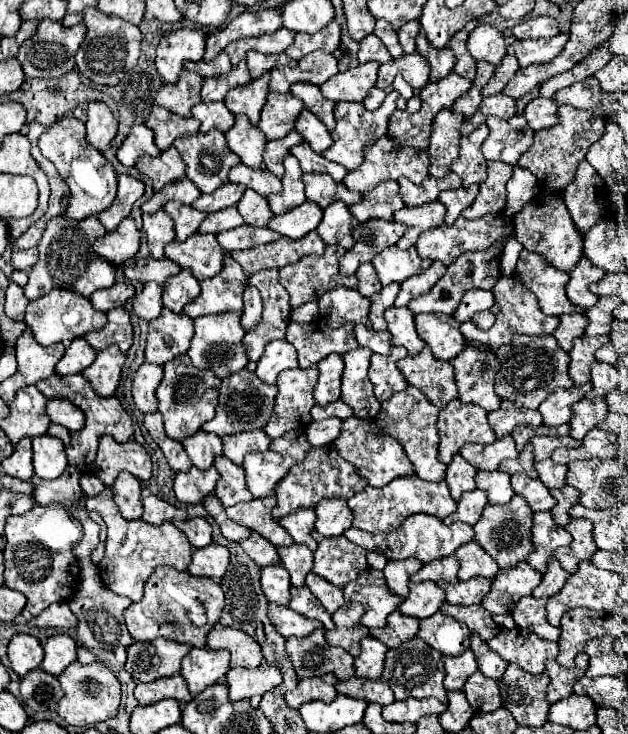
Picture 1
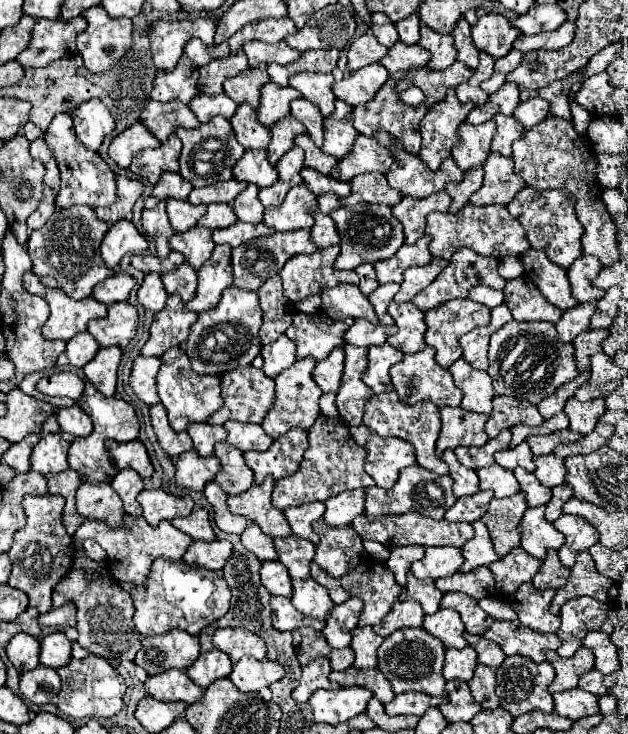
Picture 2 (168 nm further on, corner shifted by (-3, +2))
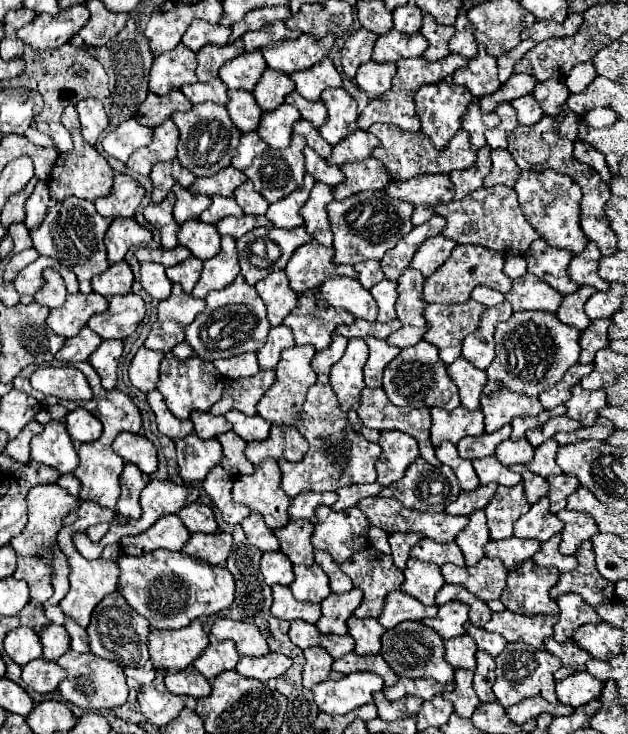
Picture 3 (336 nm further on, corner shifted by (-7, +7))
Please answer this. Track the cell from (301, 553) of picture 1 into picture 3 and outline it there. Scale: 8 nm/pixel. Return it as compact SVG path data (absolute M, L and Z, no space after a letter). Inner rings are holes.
M290 520L284 528L274 530L280 540L280 550L294 562L294 564L314 564L314 548L312 548L312 532L314 524L308 520Z

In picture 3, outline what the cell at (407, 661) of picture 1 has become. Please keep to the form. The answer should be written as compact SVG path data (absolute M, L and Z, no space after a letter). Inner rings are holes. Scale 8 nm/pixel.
M402 622L382 636L380 656L390 664L398 676L408 678L434 678L436 682L448 684L454 680L454 668L444 658L444 640L440 634L422 622Z

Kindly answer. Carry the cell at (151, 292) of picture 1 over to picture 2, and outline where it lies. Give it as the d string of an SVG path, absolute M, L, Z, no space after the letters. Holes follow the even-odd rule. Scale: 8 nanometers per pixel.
M148 273L144 277L144 283L140 285L138 289L138 303L154 313L162 311L164 305L166 305L166 299L168 299L168 293L164 291L164 285L160 281L160 275L156 273Z

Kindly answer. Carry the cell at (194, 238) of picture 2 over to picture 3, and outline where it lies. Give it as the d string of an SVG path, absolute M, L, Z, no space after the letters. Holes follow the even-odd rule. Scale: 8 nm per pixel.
M200 220L184 222L178 232L178 242L200 260L210 260L220 252L220 234L216 226Z

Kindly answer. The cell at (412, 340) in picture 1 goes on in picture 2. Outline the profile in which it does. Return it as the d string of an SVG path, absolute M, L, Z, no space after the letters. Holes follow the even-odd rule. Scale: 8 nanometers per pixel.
M390 303L388 313L396 321L398 333L394 337L388 337L388 343L402 353L416 353L426 347L424 343L424 333L426 333L426 323L424 323L424 313L418 311L414 303Z

